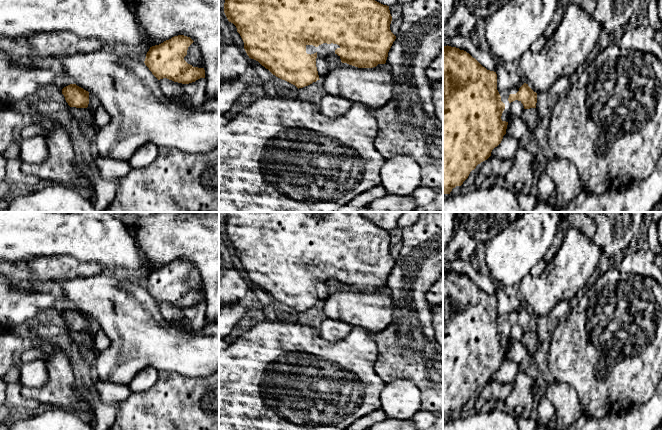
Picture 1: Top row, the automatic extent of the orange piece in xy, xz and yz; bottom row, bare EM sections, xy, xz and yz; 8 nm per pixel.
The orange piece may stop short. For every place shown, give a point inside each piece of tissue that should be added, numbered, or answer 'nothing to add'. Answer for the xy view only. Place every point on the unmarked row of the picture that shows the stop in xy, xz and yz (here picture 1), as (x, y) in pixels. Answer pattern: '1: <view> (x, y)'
nothing to add

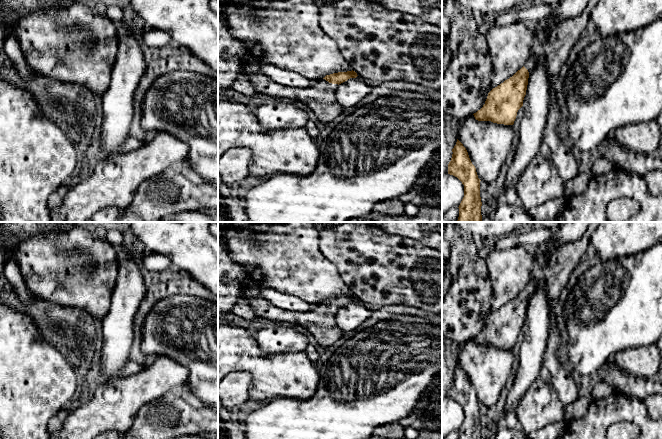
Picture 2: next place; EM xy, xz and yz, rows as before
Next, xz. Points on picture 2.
1: xz (321, 322)

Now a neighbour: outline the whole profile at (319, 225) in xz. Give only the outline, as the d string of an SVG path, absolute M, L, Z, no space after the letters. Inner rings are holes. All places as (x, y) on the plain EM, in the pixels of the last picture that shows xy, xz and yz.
M313 222L314 226L317 228L318 231L323 228L334 227L342 223L345 222Z

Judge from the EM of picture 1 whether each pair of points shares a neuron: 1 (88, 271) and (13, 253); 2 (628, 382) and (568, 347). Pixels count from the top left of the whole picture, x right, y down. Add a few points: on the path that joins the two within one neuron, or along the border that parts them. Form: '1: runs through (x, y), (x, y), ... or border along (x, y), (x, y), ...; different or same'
1: border along (57, 254), (40, 255), (33, 259); different
2: runs through (611, 384), (597, 384), (577, 364); same

